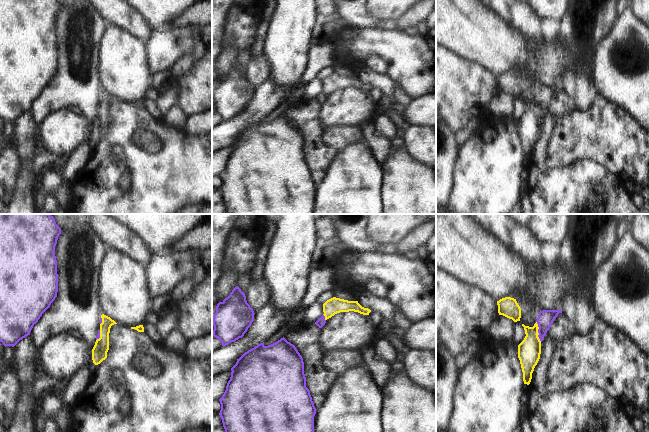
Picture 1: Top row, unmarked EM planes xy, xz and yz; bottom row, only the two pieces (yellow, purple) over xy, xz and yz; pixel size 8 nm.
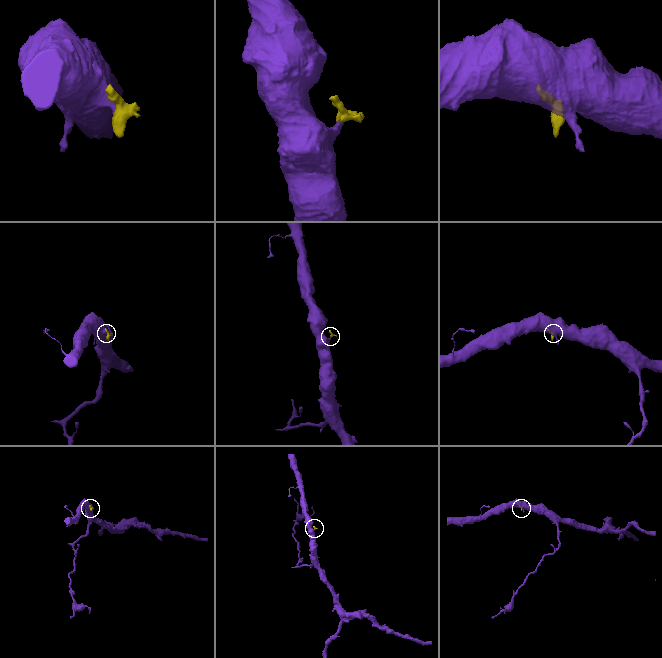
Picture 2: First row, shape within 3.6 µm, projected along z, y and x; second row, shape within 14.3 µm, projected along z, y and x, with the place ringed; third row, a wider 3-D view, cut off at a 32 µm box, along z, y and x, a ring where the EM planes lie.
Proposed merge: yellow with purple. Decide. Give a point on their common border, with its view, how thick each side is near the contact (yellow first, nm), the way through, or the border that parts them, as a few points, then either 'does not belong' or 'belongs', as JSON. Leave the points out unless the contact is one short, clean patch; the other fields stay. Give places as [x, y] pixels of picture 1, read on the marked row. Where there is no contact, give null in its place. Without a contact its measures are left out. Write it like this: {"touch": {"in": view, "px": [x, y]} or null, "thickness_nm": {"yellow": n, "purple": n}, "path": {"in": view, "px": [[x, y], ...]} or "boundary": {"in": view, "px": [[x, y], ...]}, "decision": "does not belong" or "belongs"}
{"touch": {"in": "yz", "px": [537, 331]}, "thickness_nm": {"yellow": 190, "purple": 130}, "path": {"in": "yz", "px": [[529, 350], [537, 331], [545, 318]]}, "decision": "belongs"}

